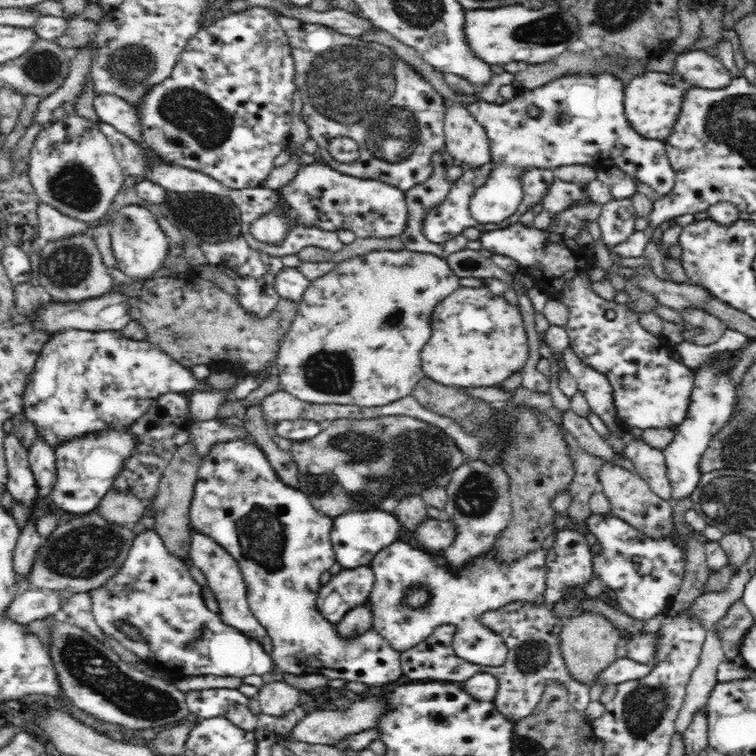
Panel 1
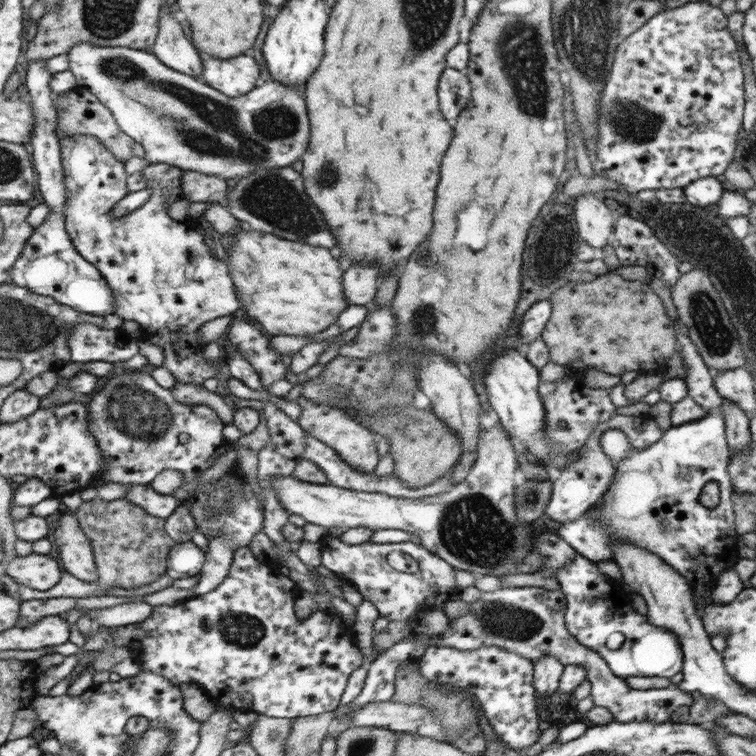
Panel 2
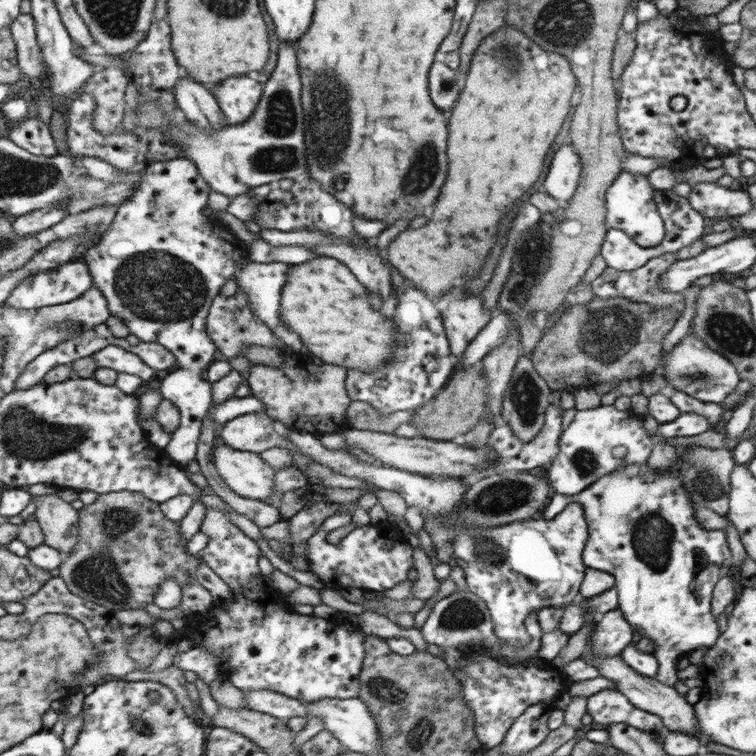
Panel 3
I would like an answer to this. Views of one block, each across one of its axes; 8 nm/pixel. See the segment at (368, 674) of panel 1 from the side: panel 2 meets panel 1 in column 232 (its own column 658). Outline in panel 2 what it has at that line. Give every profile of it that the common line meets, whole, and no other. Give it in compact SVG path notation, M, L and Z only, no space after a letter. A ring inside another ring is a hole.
M718 407L701 419L670 427L664 432L662 439L645 449L634 448L620 429L603 432L603 451L615 464L615 479L608 491L604 492L596 512L592 516L585 514L578 520L562 524L558 530L559 535L575 549L575 553L596 563L615 561L615 552L612 549L618 545L618 540L628 540L628 543L650 551L692 584L691 593L696 610L700 617L704 616L707 607L713 604L711 598L705 600L702 597L704 587L713 586L720 574L730 570L738 562L738 534L734 530L732 512L732 481L728 474L732 454L727 444L726 428L725 412ZM709 482L717 483L720 487L720 503L716 508L706 508L700 503L702 489Z

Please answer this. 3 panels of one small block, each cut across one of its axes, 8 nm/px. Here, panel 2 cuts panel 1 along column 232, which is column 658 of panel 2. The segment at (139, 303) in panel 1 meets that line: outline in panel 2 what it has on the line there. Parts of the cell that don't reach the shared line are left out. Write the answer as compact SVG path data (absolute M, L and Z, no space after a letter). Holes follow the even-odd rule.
M610 270L592 282L577 278L564 282L549 299L552 312L541 337L548 347L550 360L562 367L581 360L586 368L597 368L608 375L621 377L630 370L656 370L658 366L664 366L676 350L674 322L668 317L662 299L649 284L623 279Z

